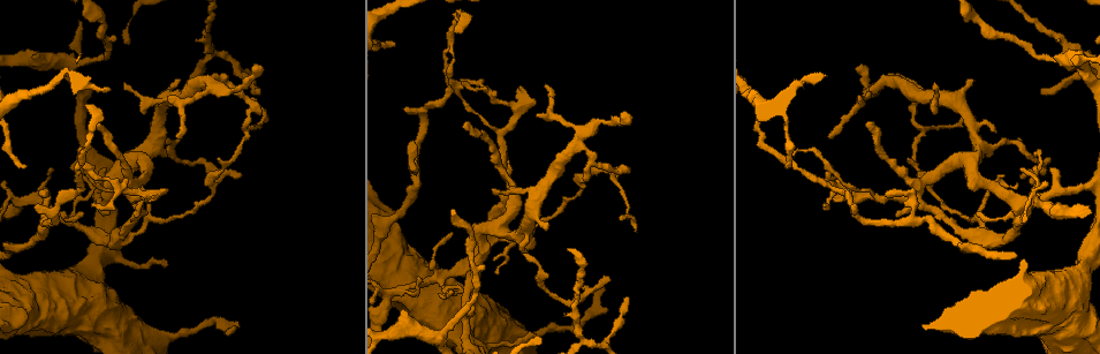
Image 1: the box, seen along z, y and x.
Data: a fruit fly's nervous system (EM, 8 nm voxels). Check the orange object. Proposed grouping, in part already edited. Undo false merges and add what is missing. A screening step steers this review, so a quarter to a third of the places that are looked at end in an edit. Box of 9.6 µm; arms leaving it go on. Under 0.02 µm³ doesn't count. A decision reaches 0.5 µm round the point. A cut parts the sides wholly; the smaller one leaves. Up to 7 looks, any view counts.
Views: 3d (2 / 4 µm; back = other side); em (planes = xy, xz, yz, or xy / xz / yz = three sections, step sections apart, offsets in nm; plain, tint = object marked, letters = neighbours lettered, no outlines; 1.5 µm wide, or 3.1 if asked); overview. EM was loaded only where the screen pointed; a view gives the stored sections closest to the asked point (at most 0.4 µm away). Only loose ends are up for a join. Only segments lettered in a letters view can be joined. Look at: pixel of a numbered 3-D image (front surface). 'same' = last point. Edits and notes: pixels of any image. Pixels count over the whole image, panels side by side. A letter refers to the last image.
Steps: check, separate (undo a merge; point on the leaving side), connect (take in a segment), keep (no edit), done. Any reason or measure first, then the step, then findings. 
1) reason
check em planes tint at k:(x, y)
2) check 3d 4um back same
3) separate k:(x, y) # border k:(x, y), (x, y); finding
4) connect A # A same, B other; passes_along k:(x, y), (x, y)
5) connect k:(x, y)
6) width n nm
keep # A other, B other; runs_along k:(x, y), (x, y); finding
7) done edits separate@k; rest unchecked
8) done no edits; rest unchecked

sharp bend
check em planes letters at 1:(914, 104)

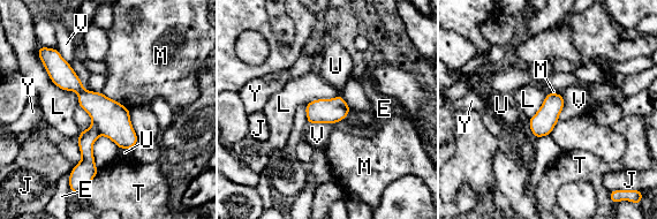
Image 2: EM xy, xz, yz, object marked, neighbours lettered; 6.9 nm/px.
width 170 nm; longest_contact L 400 nm
separate 2:(87, 138) # E other, J other, L other, M other, T other, U other, V other, Y other; a second cell is stuck on

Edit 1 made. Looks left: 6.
see it whole again
check overview

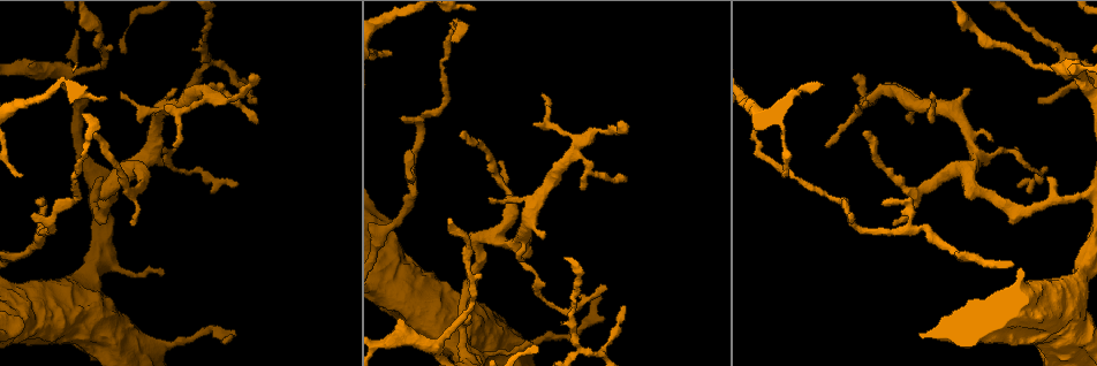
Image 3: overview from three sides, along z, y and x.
sharp bend
check em planes tint at 3:(213, 326)

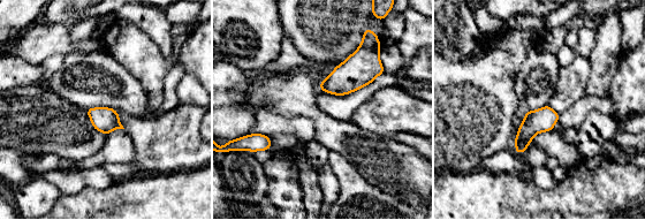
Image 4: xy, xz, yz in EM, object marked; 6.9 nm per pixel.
check em planes letters same

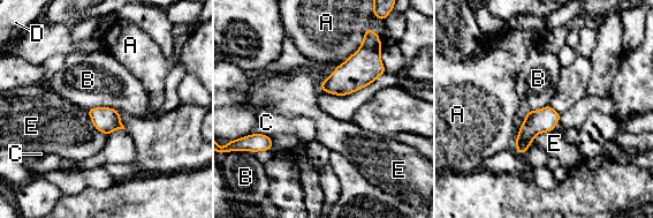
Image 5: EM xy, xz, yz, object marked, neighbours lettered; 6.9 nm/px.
keep # A other, B other, C other, D other, E other; border 5:(86, 108), (114, 107), (119, 110); all the same cell

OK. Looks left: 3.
long arm stops here
check 3d 2um at 3:(466, 130)

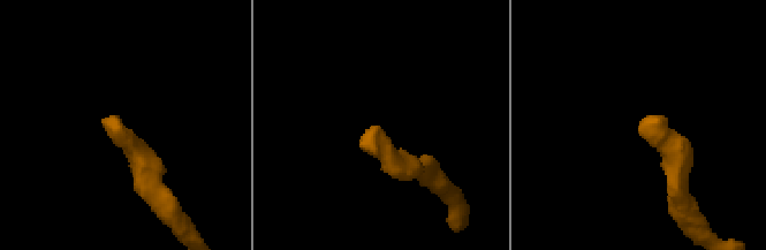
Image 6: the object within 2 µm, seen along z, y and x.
now the EM
check em planes letters at 6:(373, 131)

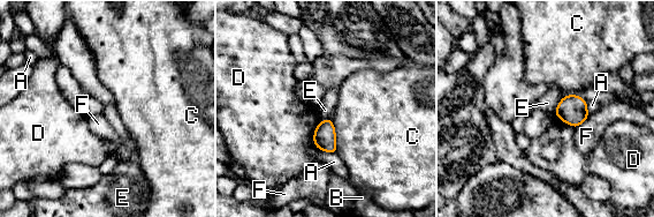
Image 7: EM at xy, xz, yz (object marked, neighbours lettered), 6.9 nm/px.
longest_contact C 260 nm
keep # A other, B other, C other, D other, E other, F other; border 7:(565, 95), (553, 112); no lettered segment goes on from it

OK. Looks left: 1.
done edits separate@2; rest unchecked

